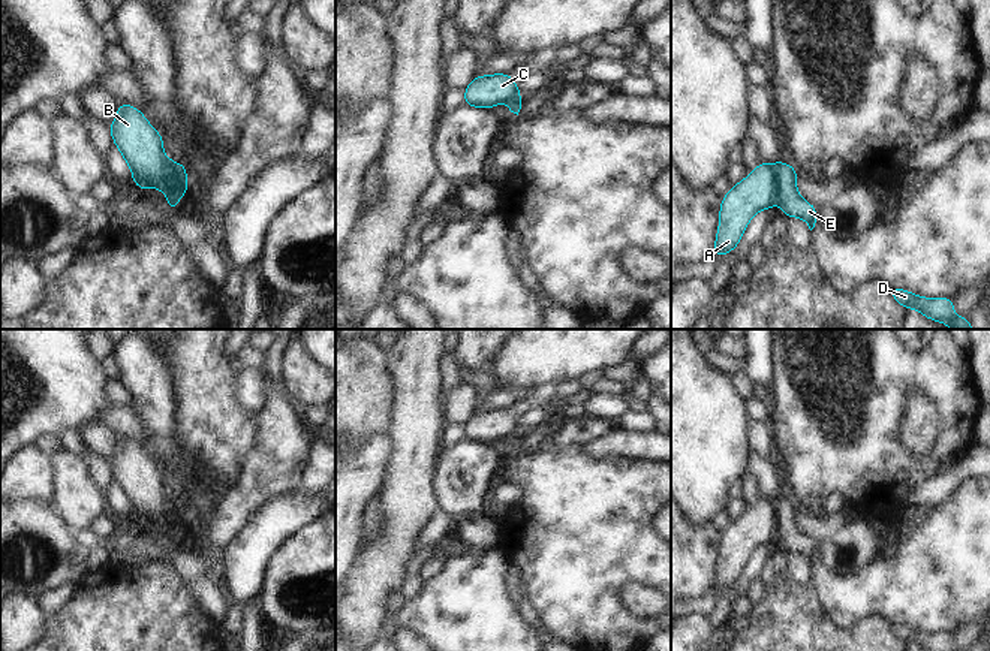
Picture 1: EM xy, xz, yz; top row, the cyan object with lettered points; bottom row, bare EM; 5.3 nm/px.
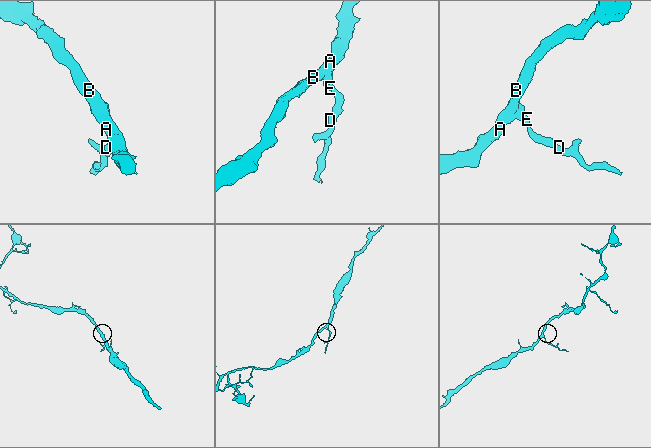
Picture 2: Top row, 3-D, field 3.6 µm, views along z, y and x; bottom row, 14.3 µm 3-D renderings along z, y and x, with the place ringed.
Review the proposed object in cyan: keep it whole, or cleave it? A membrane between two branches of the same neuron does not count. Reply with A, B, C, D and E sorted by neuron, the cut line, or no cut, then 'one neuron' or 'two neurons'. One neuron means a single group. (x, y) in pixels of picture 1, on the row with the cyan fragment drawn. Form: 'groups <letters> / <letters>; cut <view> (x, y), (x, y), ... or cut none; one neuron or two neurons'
groups A B C / D E; cut yz (775, 163), (778, 175), (776, 199); two neurons

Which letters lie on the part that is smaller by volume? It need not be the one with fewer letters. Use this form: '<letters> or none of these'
D, E

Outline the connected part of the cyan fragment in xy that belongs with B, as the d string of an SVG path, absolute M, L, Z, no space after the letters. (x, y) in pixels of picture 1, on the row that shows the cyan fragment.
M120 103L115 120L108 126L112 141L132 171L132 181L142 192L144 189L160 189L166 199L180 192L186 174L175 171L177 163L166 157L163 138L148 121L147 117L129 103Z

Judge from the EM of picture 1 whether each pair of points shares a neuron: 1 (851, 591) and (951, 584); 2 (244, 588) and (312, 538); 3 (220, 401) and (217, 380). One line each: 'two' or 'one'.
1: one
2: two
3: one

